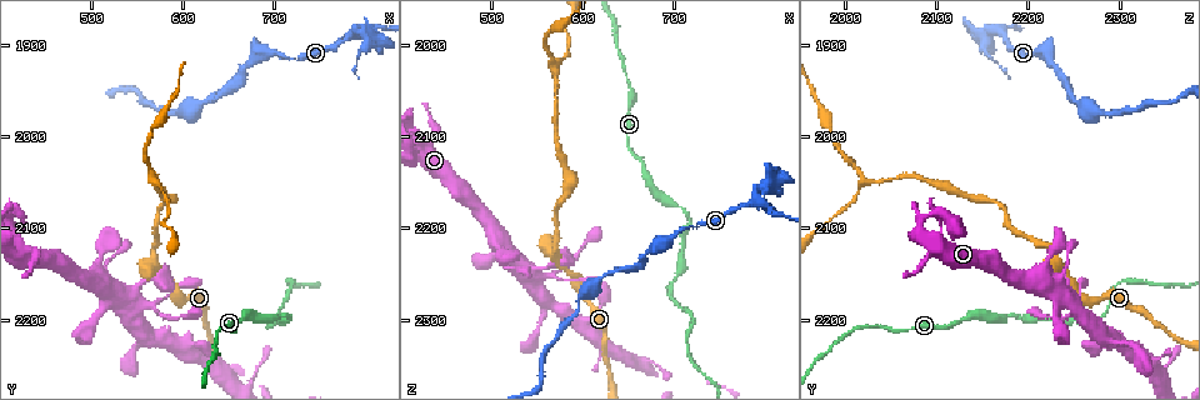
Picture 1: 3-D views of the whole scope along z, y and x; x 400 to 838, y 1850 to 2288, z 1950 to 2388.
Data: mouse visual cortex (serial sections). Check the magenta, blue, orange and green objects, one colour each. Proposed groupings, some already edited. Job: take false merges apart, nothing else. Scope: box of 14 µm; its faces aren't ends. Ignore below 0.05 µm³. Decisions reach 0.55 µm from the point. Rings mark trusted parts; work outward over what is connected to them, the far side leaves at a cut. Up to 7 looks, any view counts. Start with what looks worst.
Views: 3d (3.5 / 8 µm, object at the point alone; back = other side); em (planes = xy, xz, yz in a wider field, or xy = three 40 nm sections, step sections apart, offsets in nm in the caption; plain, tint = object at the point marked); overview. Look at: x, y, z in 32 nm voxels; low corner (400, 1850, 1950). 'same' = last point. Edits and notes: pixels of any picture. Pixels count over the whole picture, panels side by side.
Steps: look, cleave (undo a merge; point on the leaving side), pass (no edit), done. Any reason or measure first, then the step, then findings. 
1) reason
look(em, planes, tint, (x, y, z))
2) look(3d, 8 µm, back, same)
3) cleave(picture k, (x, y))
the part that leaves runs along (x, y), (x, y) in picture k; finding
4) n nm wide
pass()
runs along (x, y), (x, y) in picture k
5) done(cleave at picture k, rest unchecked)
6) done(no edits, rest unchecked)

three arms meet
look(3d, 3.5 µm, (565, 2185, 2250))

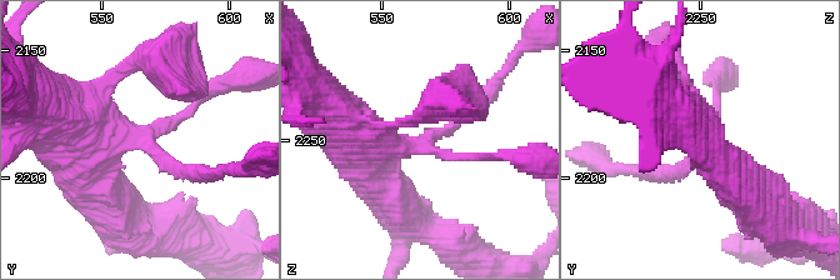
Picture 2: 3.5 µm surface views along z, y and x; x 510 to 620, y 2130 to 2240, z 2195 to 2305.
3 arms; arms of 150, 150, 600 nm
look(em, xy, step 5, tint, (566, 2184, 2251))

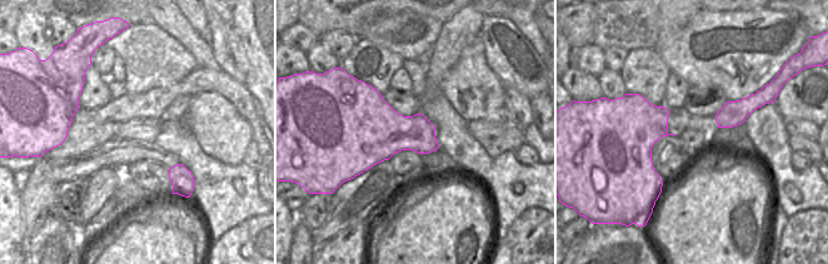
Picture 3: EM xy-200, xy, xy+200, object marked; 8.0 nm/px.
pass()
runs along (65, 125), (199, 171) in picture 2; all the same cell

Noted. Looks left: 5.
three-way junction
look(3d, 8 µm, (570, 2050, 2020))

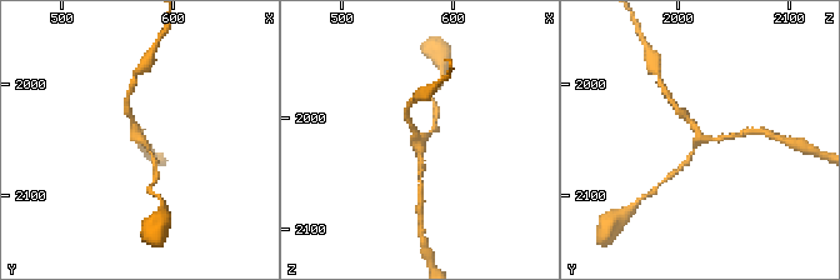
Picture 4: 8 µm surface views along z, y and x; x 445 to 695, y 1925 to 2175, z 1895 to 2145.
zoom in
look(3d, 3.5 µm, (572, 2050, 2020))

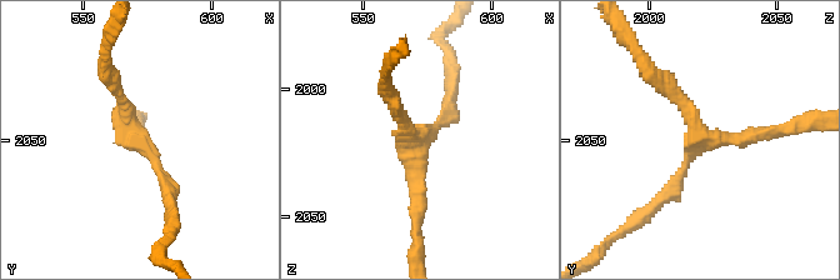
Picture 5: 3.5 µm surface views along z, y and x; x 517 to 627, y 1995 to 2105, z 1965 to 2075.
pass()
runs along (784, 129), (704, 140), (656, 79) in picture 5; continuous, no second cell

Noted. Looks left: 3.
sharp bend
look(3d, 8 µm, (720, 2160, 2300))

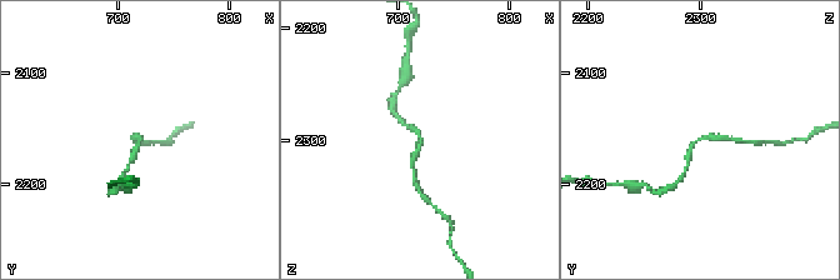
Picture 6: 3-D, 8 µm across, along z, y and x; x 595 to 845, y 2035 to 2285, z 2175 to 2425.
look(3d, 3.5 µm, back, (718, 2158, 2298))

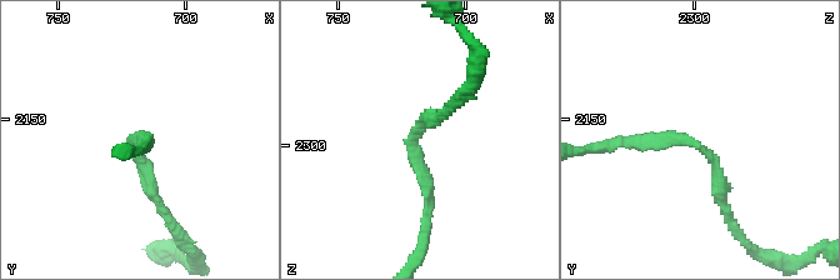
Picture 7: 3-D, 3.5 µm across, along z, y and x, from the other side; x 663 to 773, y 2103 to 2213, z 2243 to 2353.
arms of 150, 150 nm
look(em, xy, step 5, tint, (720, 2159, 2301))

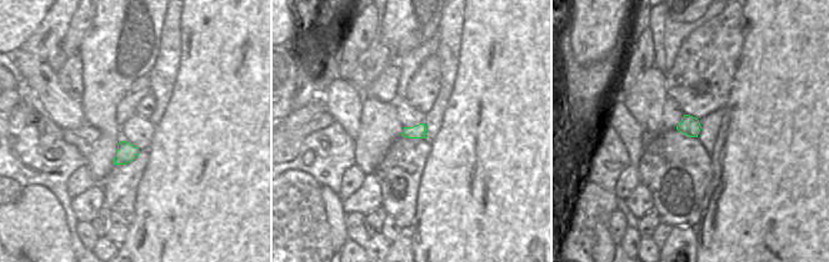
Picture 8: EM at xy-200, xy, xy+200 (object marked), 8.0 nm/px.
pass()
runs along (725, 209), (703, 148), (619, 144) in picture 7; one cell here

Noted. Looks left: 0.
done(no edits, rest unchecked)

